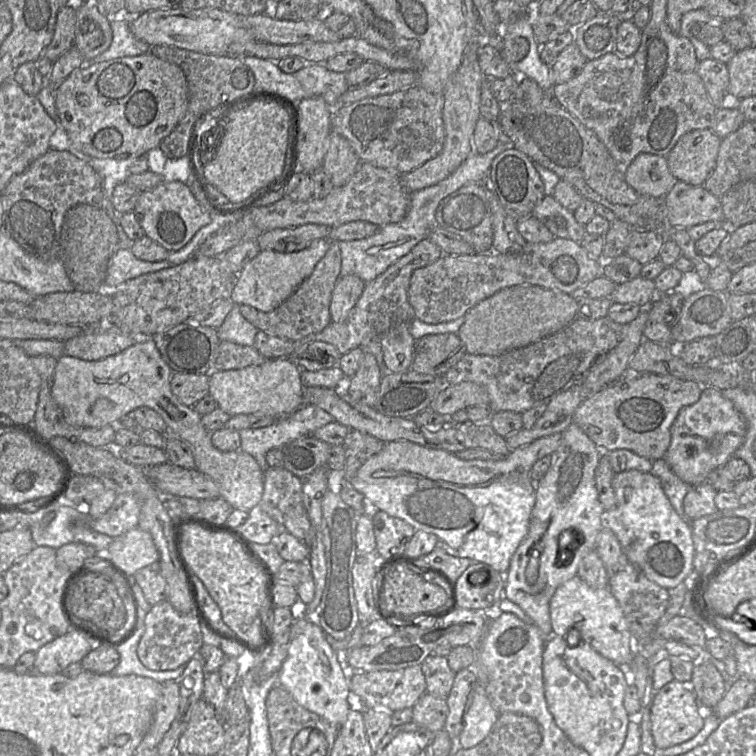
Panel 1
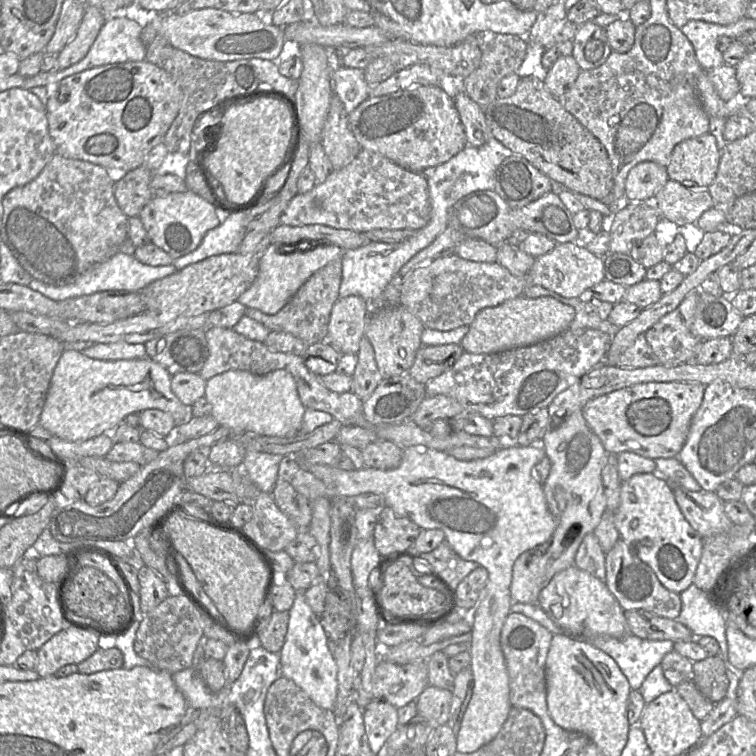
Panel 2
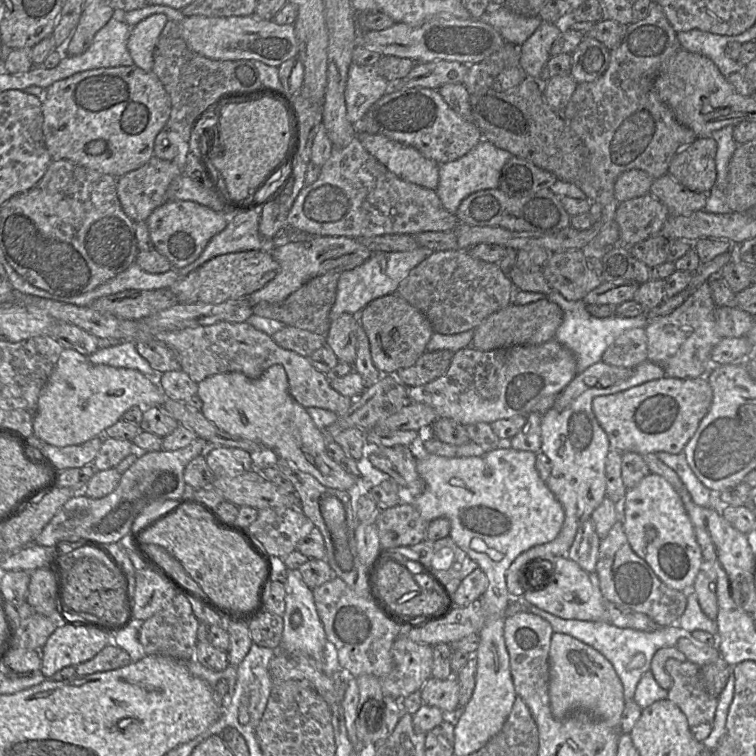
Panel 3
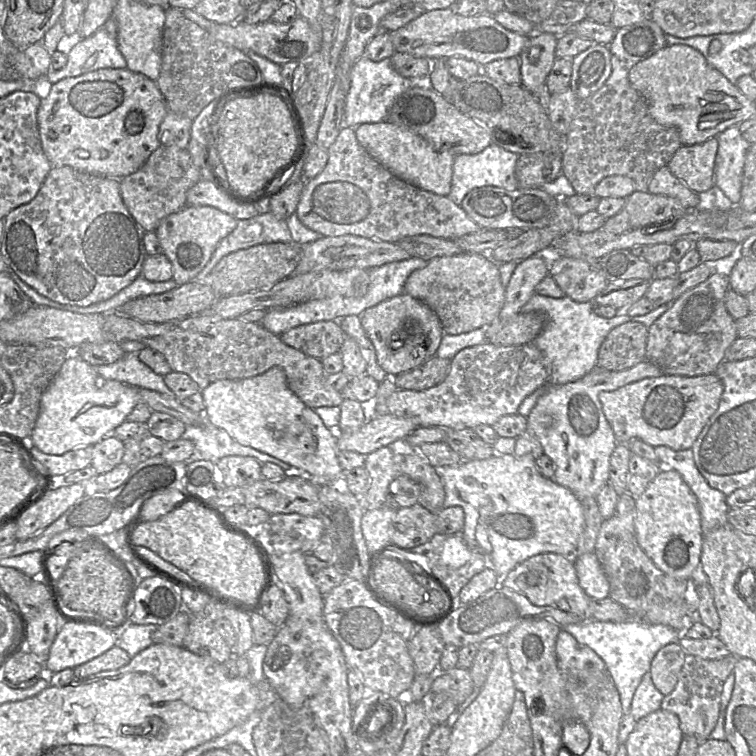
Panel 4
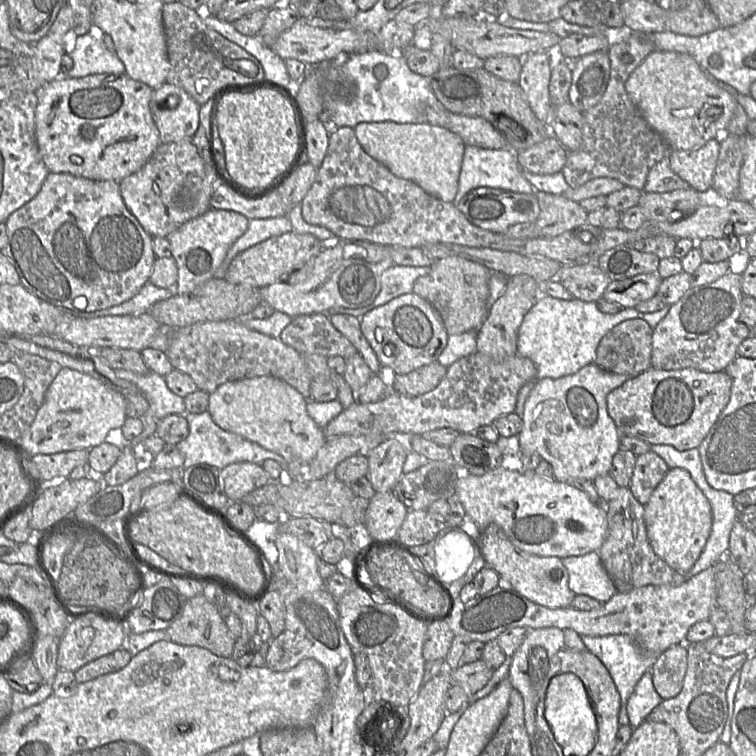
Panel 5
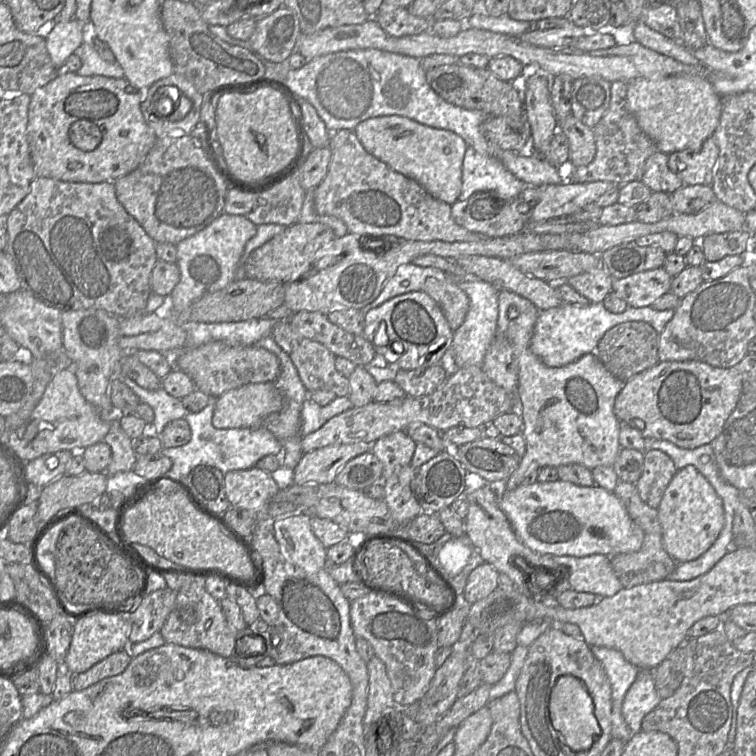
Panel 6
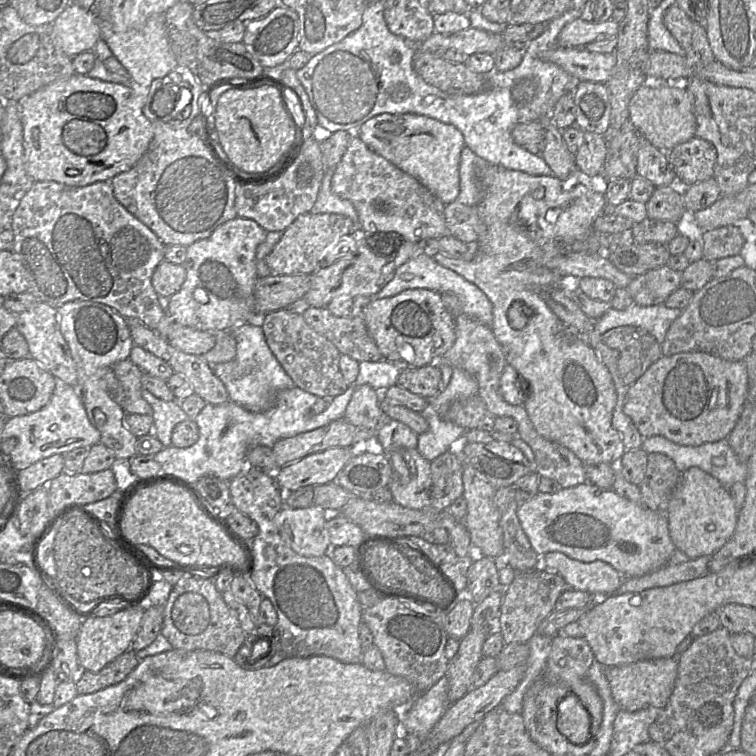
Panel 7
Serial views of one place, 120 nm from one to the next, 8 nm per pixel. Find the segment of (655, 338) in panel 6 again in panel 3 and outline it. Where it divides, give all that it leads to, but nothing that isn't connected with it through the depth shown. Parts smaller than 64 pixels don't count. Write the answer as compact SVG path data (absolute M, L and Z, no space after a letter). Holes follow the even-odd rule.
M644 328L624 331L607 347L601 361L606 364L634 369L647 360L647 335Z

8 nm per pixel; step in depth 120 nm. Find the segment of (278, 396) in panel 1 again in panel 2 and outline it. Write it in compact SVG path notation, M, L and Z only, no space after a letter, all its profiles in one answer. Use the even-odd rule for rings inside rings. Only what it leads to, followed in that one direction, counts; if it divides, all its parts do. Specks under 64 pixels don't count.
M284 369L273 370L265 375L228 370L206 381L204 396L211 405L210 415L217 420L219 426L228 427L236 432L253 433L260 436L292 437L298 434L306 409L299 398L294 377Z

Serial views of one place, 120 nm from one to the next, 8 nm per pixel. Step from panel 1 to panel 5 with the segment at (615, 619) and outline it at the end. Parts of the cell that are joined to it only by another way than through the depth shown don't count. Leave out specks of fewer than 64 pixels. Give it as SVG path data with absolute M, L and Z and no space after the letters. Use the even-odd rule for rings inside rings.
M495 523L489 524L478 536L478 547L487 566L512 585L512 589L542 606L549 608L570 607L575 597L569 588L569 572L562 559L555 556L538 556L518 549L504 531Z

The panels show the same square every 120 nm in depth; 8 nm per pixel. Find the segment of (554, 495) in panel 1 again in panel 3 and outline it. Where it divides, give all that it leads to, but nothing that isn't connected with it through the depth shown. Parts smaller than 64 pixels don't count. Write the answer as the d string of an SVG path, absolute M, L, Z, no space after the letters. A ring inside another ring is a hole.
M646 360L633 369L633 374L628 379L608 388L590 388L579 395L567 408L563 409L562 411L557 411L556 409L551 408L542 415L540 452L545 454L552 463L551 474L546 480L546 485L562 505L565 513L565 519L558 536L553 541L530 548L529 550L521 553L511 563L506 571L506 586L510 597L523 597L525 590L519 582L519 576L520 570L523 566L526 567L526 569L528 568L526 566L527 563L534 559L546 559L549 561L554 556L567 556L567 553L574 542L579 526L591 516L592 512L602 503L606 497L605 462L607 454L610 451L610 444L606 432L602 429L593 413L593 399L597 396L615 394L641 385L645 382L663 377L665 377L664 370L660 366Z

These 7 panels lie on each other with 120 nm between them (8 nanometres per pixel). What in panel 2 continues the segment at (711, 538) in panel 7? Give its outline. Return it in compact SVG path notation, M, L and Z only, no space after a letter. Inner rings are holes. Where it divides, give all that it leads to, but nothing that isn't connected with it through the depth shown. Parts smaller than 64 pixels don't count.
M638 473L623 481L620 489L620 504L613 514L614 525L620 538L633 549L635 555L648 565L660 583L669 591L680 594L692 583L702 555L702 539L687 522L680 511L672 486L655 473Z

